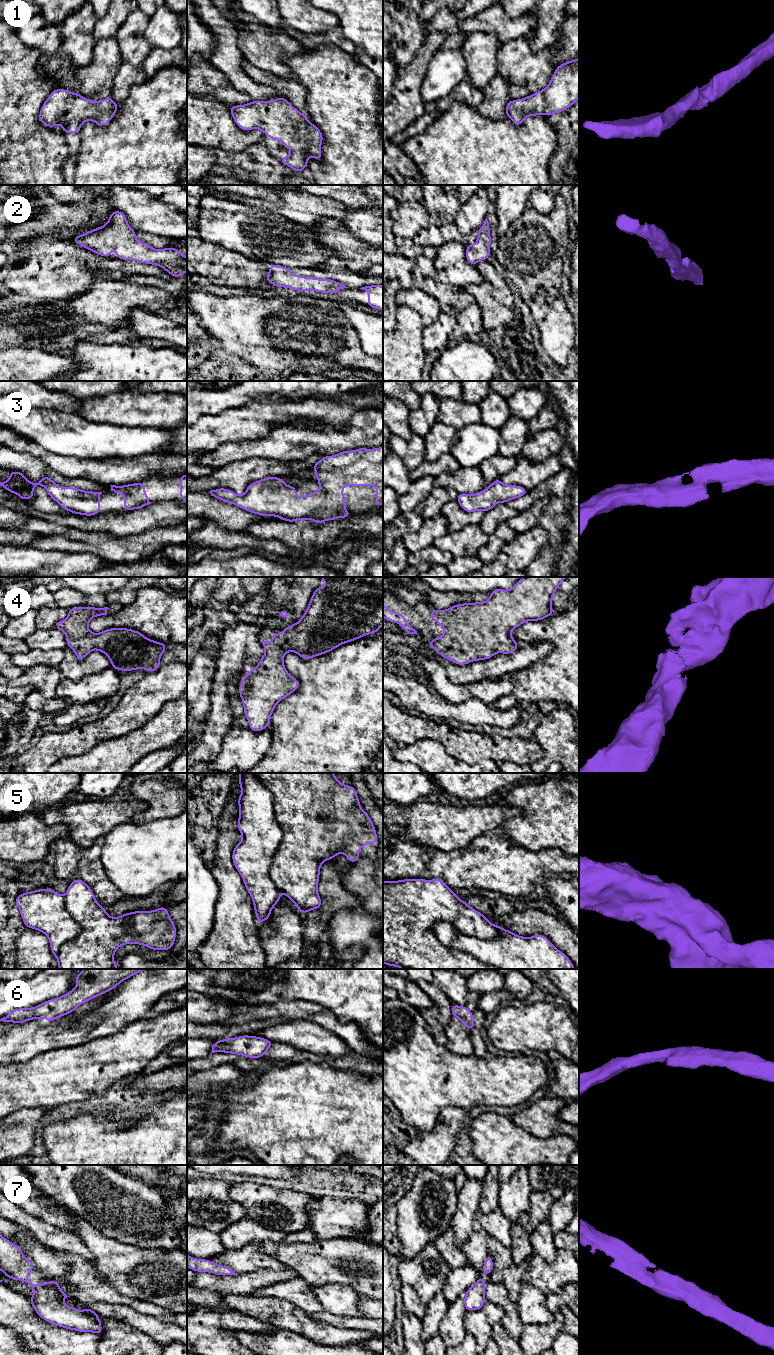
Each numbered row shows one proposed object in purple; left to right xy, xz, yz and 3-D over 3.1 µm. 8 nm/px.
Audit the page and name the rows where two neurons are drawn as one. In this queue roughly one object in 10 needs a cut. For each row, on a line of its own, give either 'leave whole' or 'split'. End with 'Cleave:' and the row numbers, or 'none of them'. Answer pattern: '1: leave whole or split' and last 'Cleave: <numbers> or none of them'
1: leave whole
2: leave whole
3: leave whole
4: leave whole
5: leave whole
6: leave whole
7: leave whole
Cleave: none of them

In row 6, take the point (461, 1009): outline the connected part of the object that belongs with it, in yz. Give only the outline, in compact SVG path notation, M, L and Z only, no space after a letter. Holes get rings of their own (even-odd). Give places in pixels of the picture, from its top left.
M452 1005L451 1012L454 1017L458 1018L463 1023L467 1030L470 1031L475 1026L473 1013L466 1006Z

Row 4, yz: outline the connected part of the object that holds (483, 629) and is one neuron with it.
M523 577L508 590L491 591L487 601L457 604L446 610L433 609L429 618L441 625L444 633L428 645L457 665L487 660L497 653L511 654L519 648L511 631L527 621L540 621L552 615L552 598L567 578Z

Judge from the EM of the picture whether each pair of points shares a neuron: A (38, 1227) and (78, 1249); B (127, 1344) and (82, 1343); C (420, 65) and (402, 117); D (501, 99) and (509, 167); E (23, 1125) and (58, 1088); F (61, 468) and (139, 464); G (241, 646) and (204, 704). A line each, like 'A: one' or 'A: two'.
A: one
B: two
C: one
D: two
E: two
F: one
G: two

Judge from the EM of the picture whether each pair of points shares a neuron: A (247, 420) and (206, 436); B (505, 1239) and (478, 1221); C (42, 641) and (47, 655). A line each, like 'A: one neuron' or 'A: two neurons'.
A: one neuron
B: one neuron
C: two neurons

